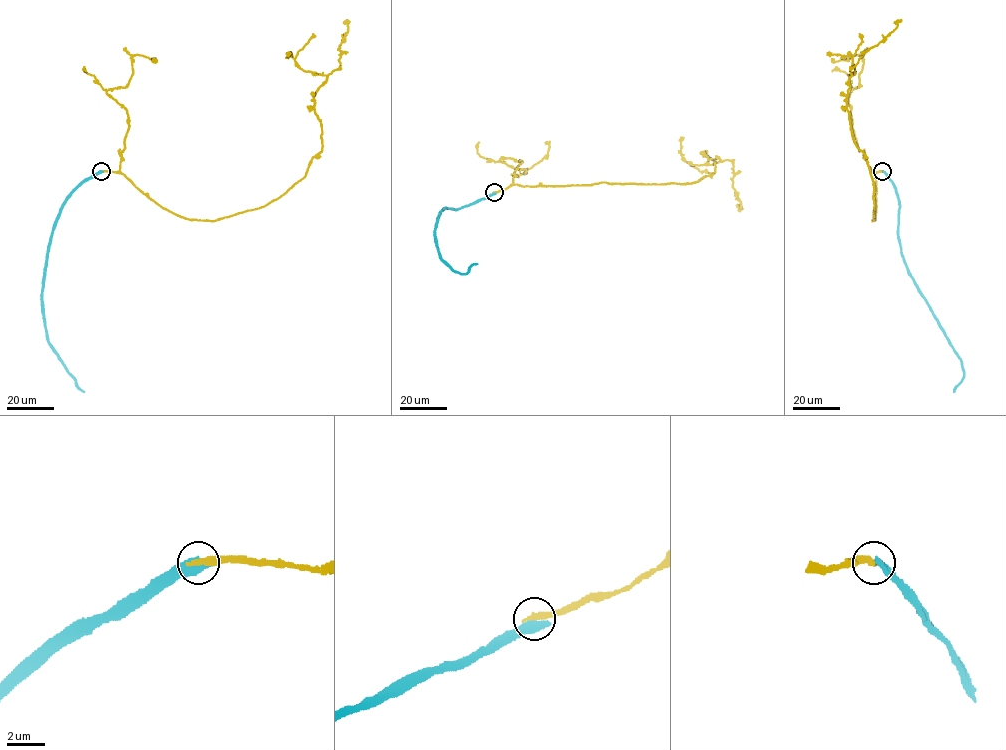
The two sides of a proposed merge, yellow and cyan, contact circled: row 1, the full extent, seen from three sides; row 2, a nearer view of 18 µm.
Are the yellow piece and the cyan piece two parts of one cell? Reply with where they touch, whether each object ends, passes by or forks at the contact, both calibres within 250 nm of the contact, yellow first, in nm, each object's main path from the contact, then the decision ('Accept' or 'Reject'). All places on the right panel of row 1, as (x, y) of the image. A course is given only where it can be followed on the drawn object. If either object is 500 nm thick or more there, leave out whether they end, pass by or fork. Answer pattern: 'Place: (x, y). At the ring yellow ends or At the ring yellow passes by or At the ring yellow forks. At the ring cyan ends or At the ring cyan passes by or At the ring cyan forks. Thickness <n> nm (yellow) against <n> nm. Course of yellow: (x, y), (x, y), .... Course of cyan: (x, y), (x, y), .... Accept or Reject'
Place: (882, 171). Thickness 360 nm (yellow) against 500 nm. Course of yellow: (882, 171), (874, 174), (872, 220), (872, 178), (854, 141), (846, 106), (850, 70), (901, 19). Course of cyan: (883, 171), (896, 194), (900, 250), (907, 272), (961, 361), (964, 376), (953, 392). Reject

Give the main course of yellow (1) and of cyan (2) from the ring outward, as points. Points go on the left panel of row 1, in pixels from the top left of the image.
1: (101, 171), (123, 174), (189, 219), (277, 199), (321, 151), (314, 97), (340, 66), (346, 19)
2: (101, 171), (86, 178), (62, 207), (53, 229), (42, 292), (48, 343), (84, 392)

